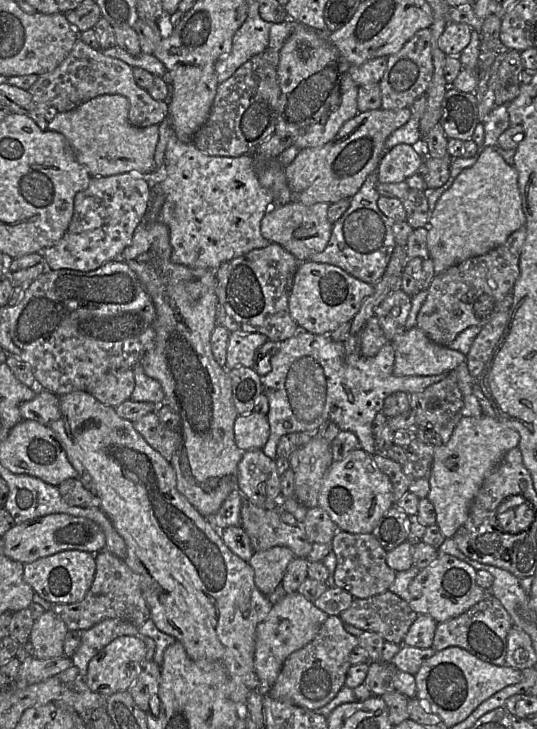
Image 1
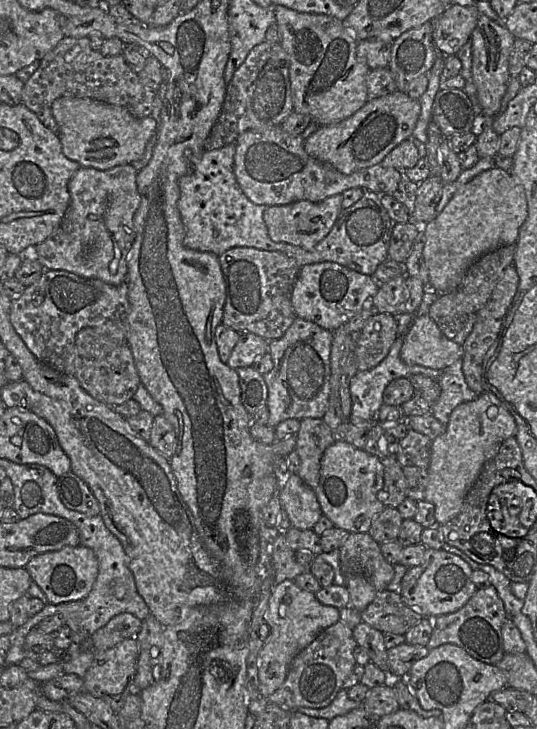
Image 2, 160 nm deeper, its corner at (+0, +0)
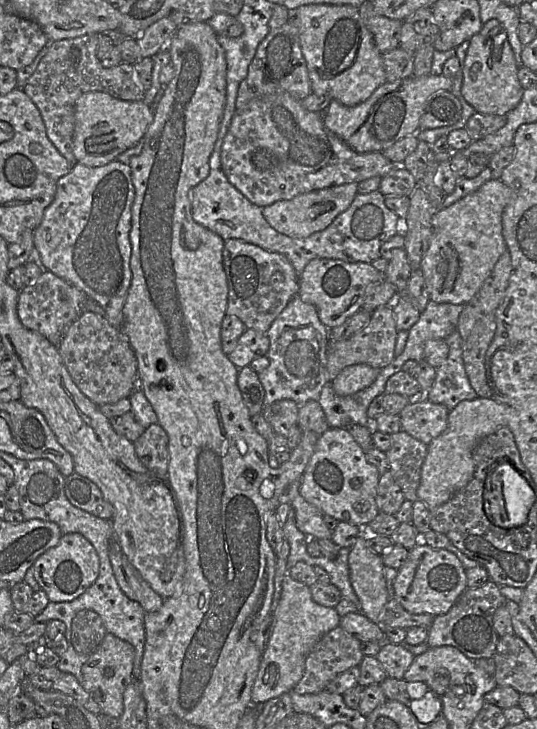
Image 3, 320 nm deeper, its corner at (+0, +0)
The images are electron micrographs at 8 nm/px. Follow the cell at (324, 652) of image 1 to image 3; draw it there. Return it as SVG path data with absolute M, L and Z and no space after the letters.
M337 626L309 653L303 677L293 691L301 695L322 692L337 675L359 666L363 657L361 641Z

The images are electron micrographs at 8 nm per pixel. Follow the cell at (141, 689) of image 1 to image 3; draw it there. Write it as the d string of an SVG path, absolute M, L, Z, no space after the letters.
M116 538L111 541L109 556L114 575L124 594L129 599L138 602L146 613L157 611L164 599L151 588L129 562Z

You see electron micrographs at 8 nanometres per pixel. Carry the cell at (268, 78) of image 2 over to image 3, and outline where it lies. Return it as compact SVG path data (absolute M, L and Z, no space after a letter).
M292 16L281 27L270 29L268 35L259 43L249 65L248 74L239 85L236 110L245 107L254 98L281 92L288 92L300 101L311 93L307 64L299 41L299 31Z

